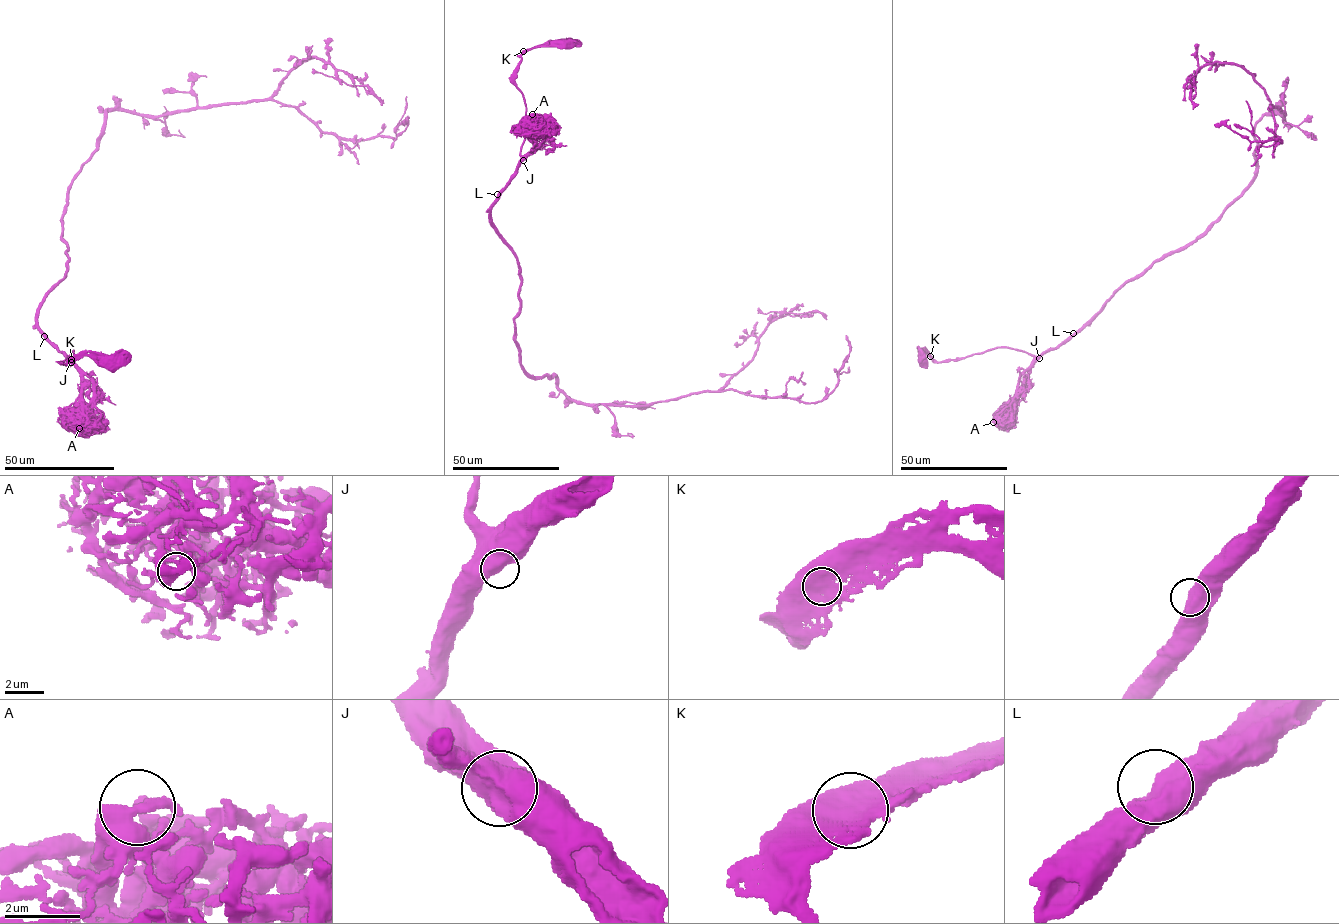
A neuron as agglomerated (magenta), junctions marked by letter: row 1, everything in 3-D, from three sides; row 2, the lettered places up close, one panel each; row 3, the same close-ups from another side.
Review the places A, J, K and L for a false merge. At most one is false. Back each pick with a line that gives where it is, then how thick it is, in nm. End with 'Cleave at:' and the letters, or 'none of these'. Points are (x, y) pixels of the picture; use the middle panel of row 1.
Cleave at: none of these

